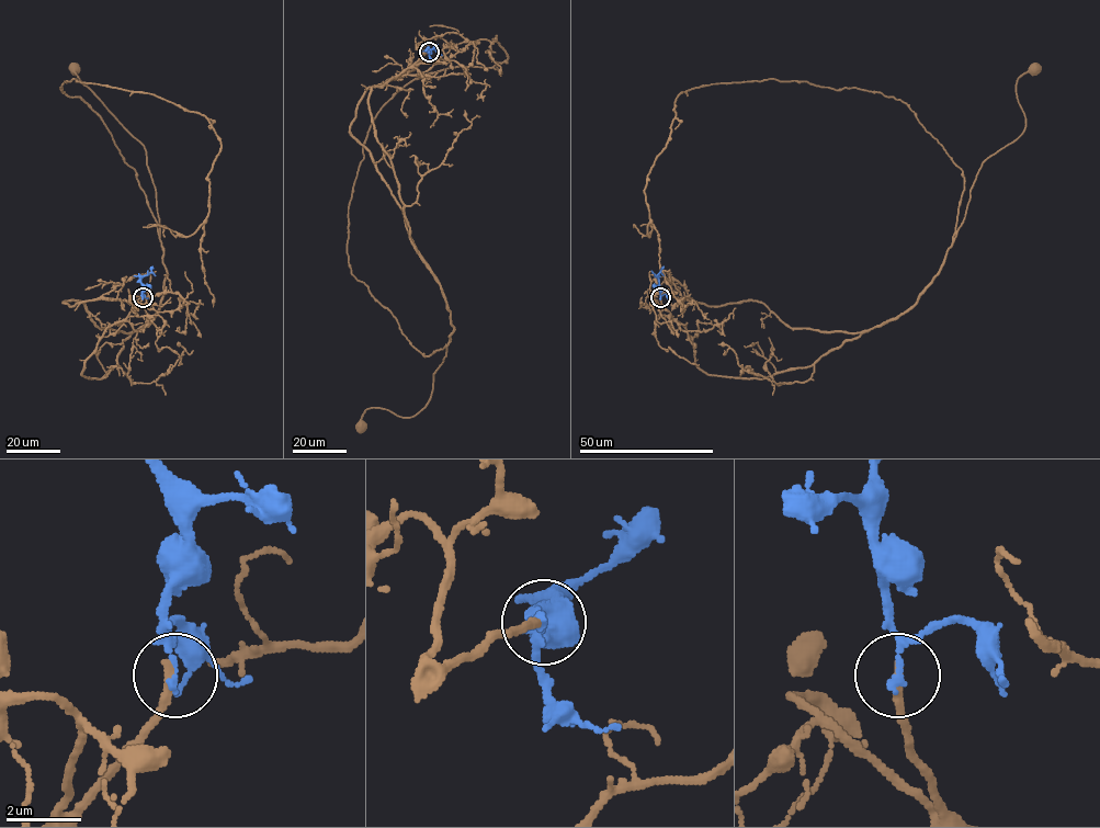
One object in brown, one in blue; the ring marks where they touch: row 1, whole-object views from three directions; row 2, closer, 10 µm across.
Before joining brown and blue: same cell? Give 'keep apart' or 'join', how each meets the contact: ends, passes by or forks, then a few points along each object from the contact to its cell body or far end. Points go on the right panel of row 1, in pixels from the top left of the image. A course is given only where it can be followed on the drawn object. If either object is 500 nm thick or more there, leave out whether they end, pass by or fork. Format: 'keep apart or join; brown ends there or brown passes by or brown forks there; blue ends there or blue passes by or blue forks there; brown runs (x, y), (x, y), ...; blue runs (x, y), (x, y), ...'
join; brown ends there; blue passes by; brown runs (660, 297), (695, 364), (723, 376), (807, 367), (898, 317), (982, 163), (1025, 127), (1016, 83), (1033, 67); blue runs (660, 297), (657, 274), (664, 267)

